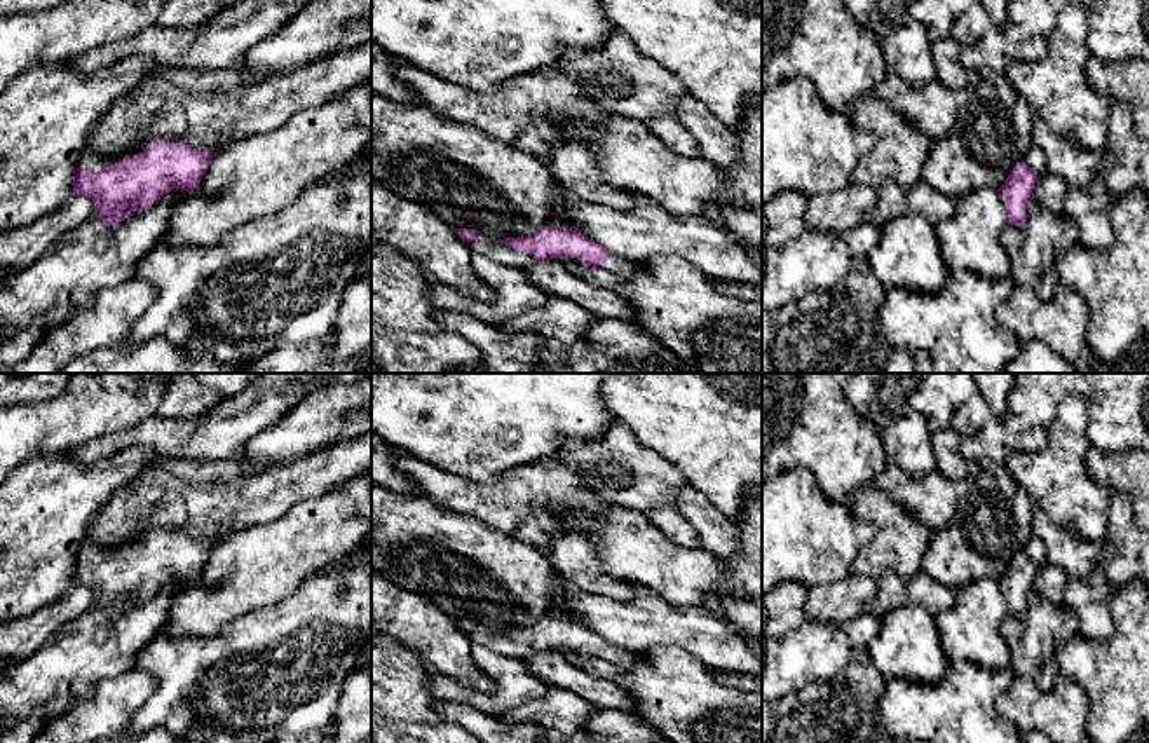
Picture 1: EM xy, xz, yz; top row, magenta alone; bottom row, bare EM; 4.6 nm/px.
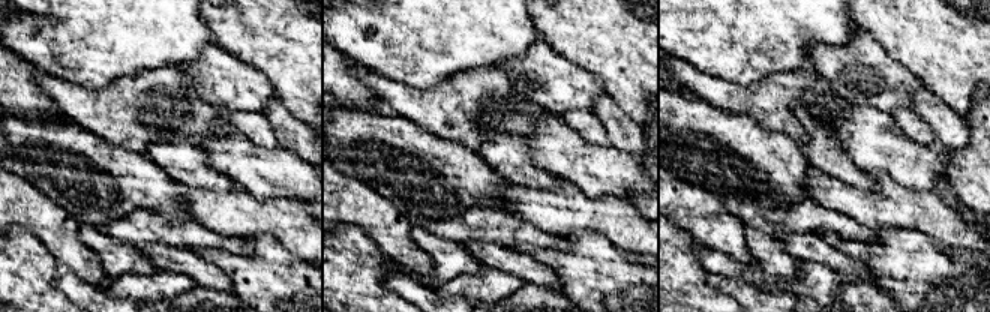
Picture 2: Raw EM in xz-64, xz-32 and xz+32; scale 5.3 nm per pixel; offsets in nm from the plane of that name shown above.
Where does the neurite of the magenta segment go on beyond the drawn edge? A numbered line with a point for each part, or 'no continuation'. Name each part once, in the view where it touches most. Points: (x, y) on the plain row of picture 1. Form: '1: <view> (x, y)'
1: xy (88, 550)

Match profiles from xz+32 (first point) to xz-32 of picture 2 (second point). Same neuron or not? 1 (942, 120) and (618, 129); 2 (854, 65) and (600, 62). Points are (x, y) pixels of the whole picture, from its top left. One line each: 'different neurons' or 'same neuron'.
1: same neuron
2: different neurons

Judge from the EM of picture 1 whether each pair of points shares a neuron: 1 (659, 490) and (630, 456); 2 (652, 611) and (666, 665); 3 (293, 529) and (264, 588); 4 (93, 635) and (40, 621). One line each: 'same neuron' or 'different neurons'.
1: same neuron
2: different neurons
3: same neuron
4: different neurons

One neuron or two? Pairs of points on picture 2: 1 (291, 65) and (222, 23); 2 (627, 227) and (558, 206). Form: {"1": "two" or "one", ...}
{"1": "one", "2": "one"}

